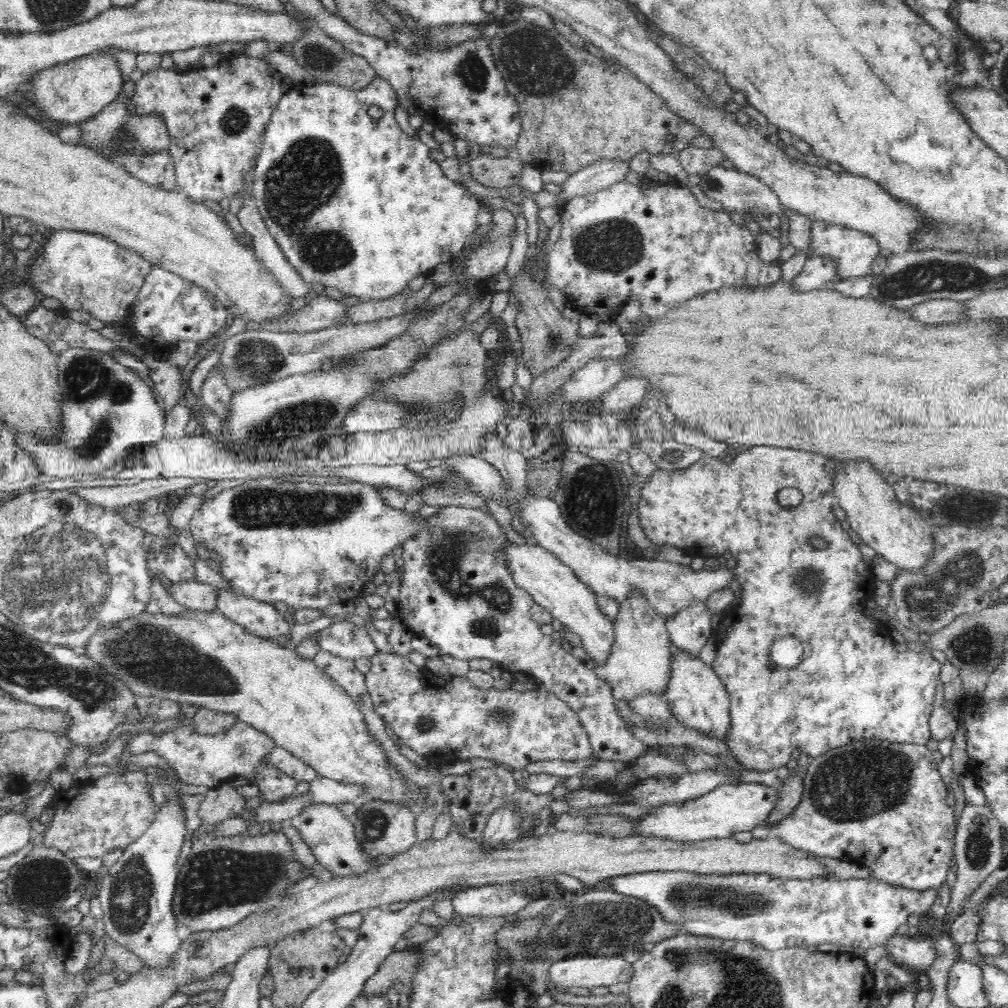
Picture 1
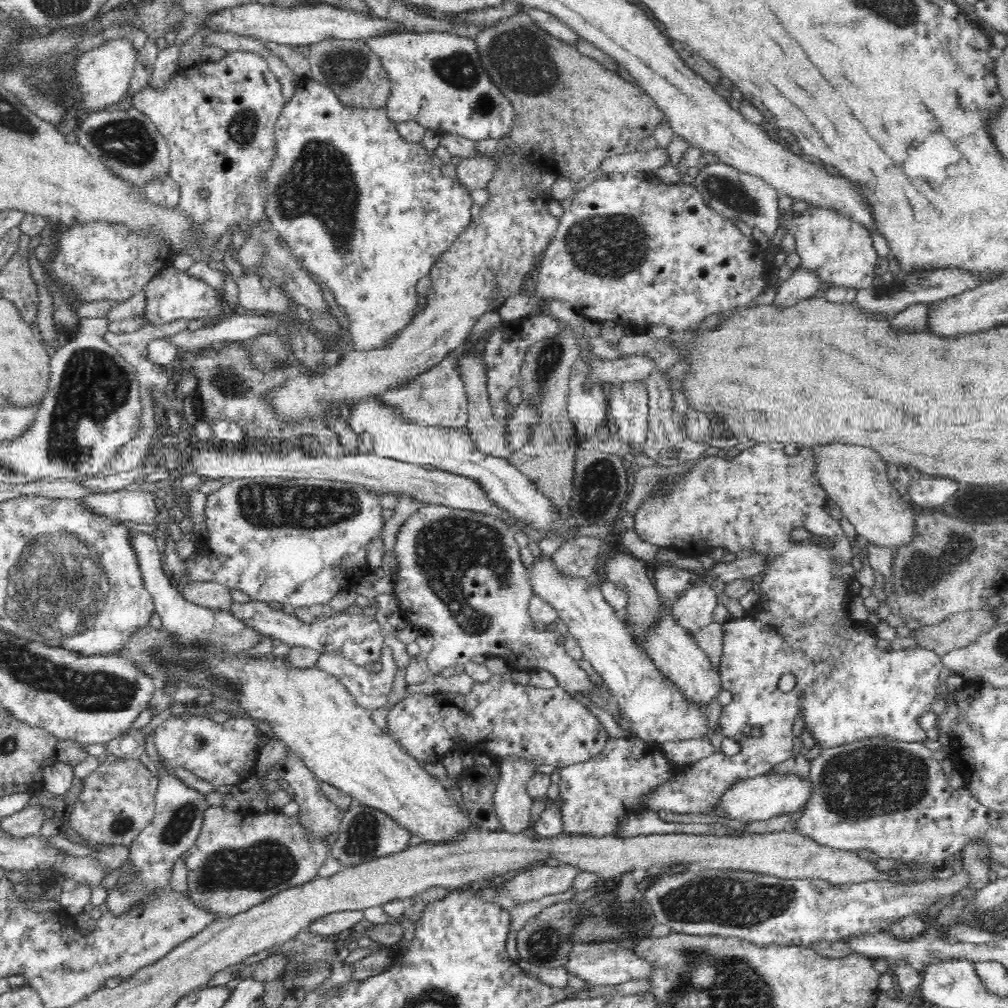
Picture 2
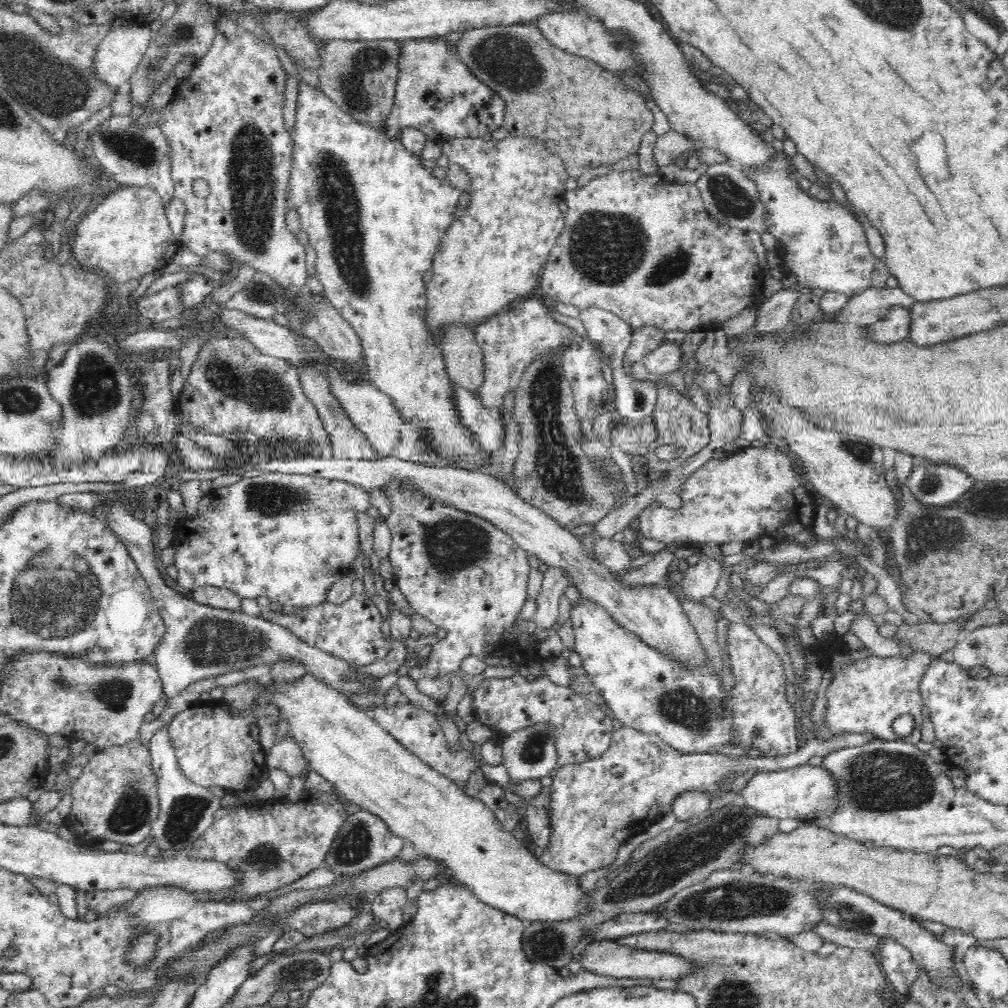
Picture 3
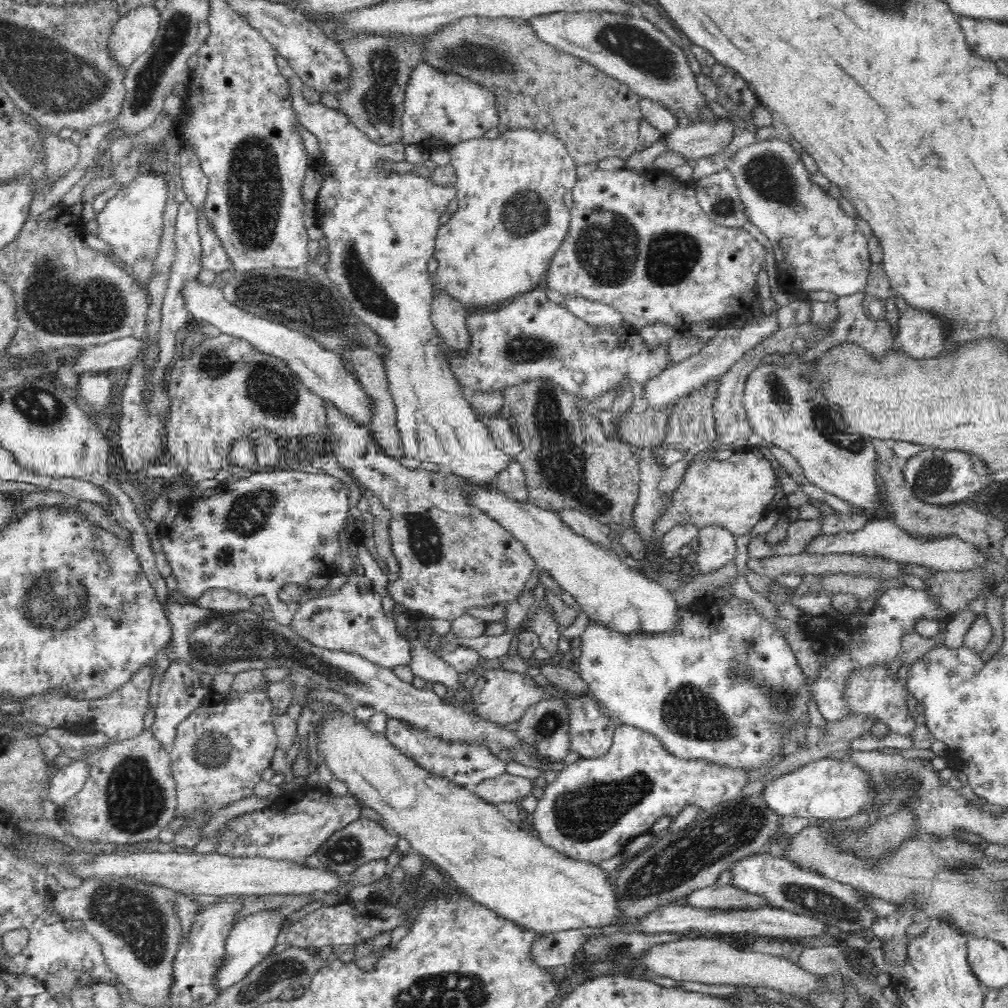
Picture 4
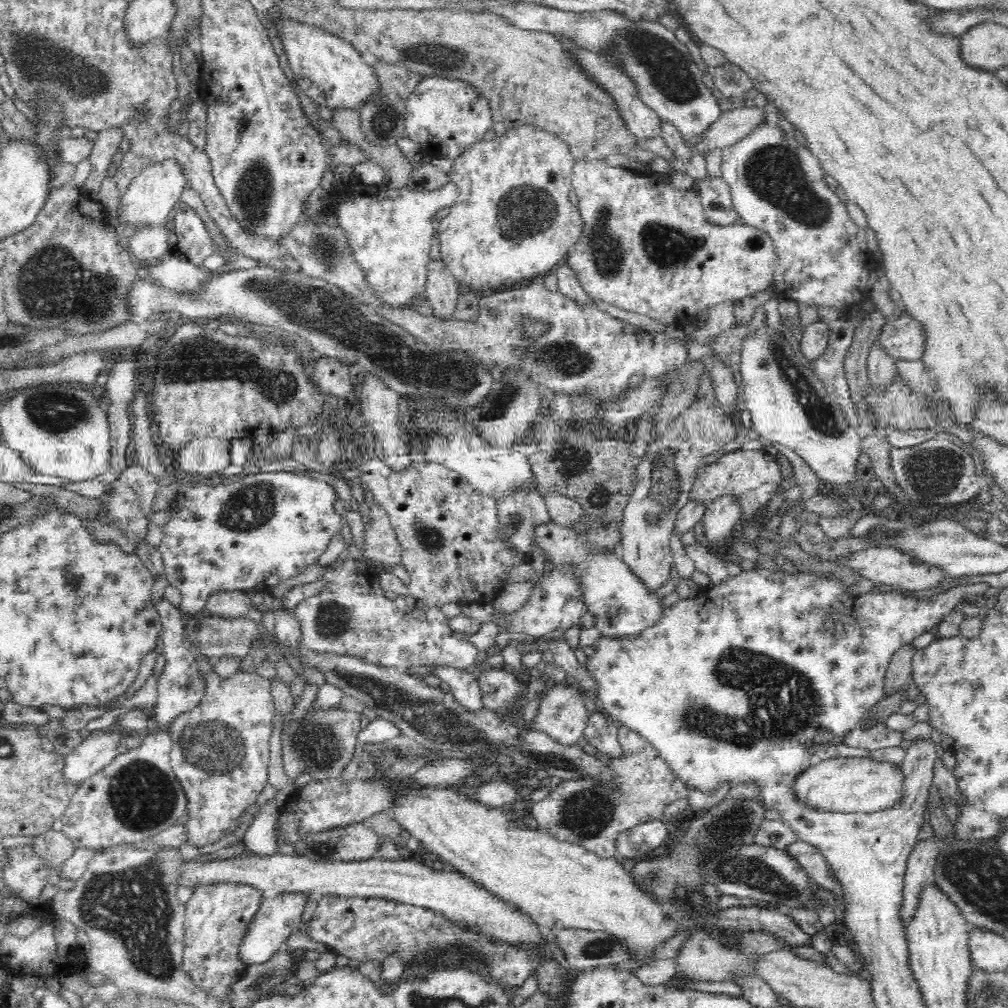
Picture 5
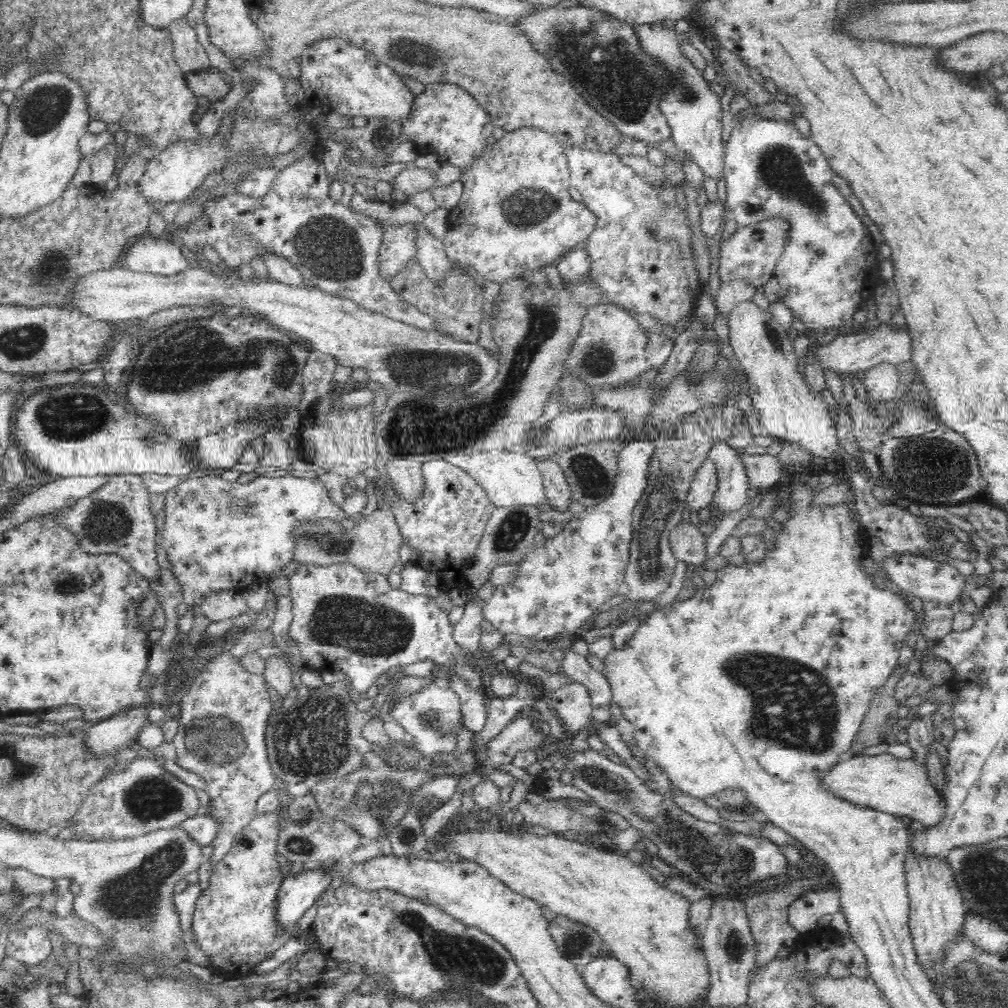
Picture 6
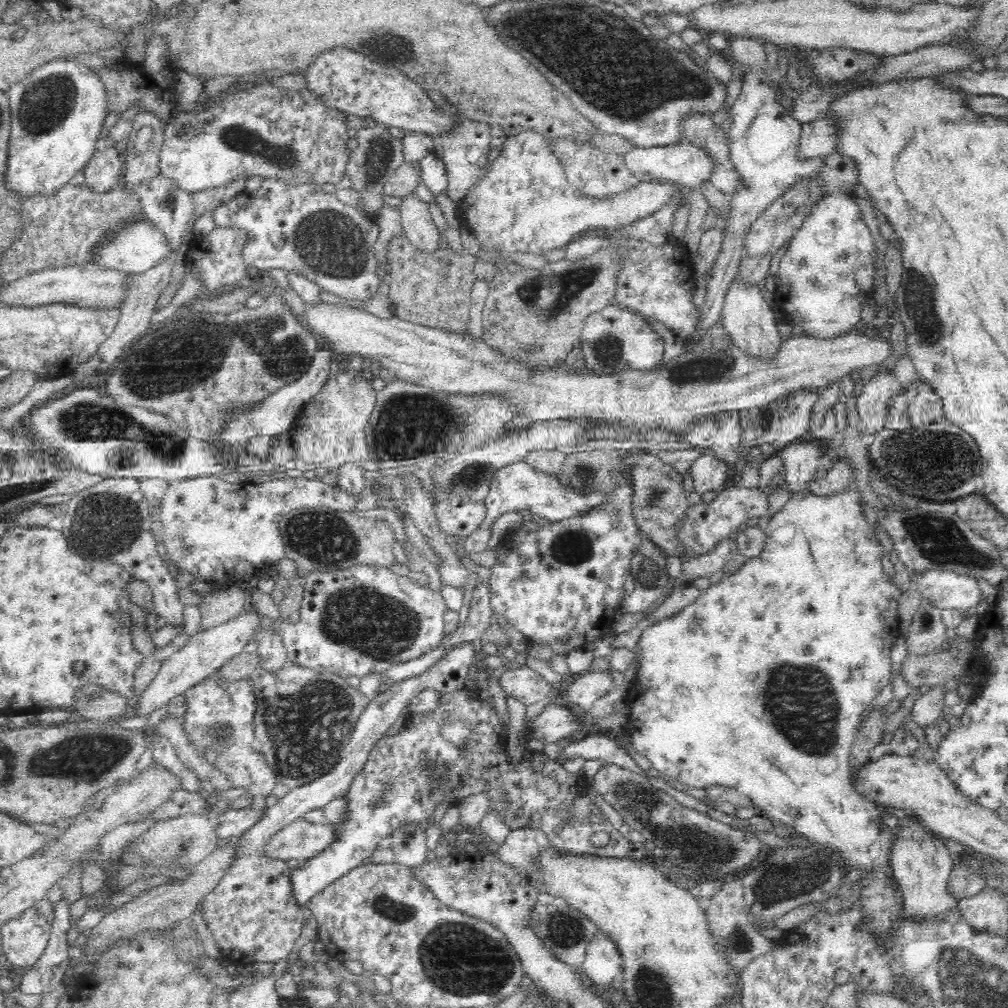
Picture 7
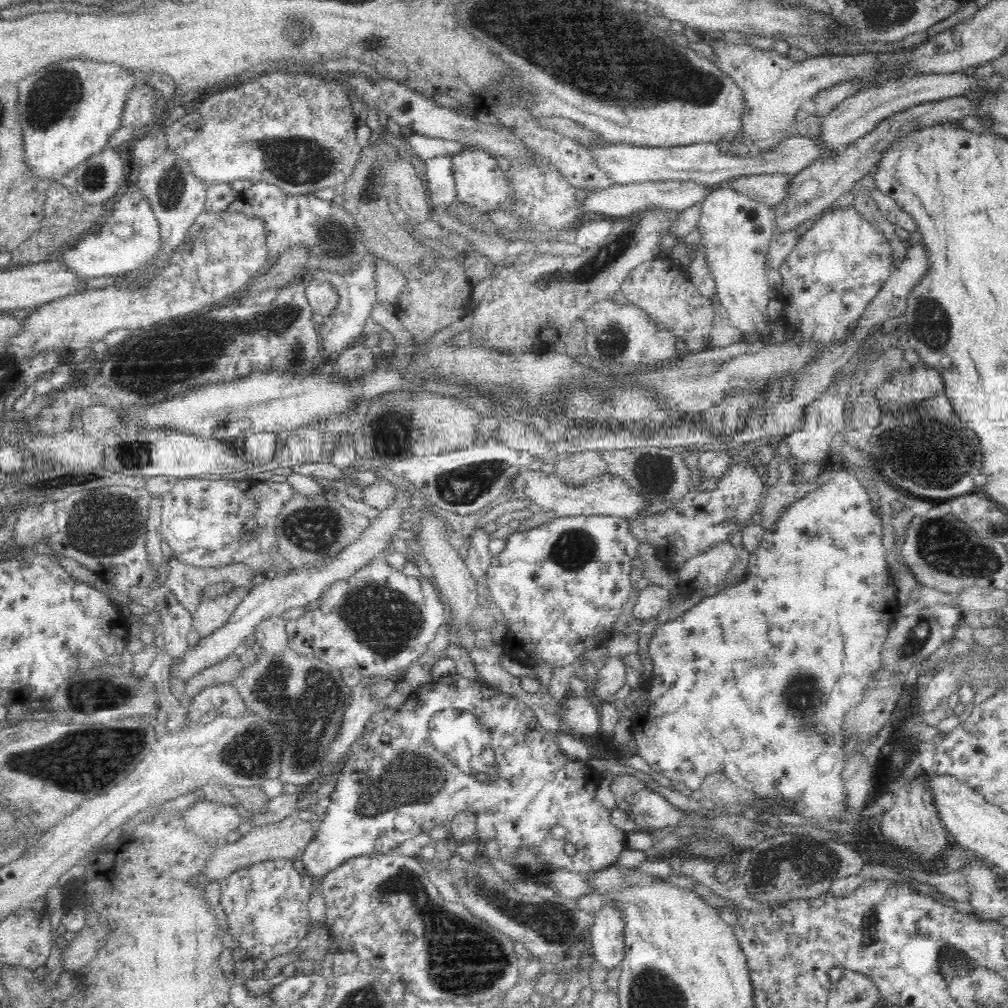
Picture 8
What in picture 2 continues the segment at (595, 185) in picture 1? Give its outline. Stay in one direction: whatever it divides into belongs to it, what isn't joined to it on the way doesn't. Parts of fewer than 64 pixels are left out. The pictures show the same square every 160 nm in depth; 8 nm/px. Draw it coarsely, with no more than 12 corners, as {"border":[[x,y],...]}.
{"border":[[666,148],[612,156],[603,174],[650,172],[670,164]]}

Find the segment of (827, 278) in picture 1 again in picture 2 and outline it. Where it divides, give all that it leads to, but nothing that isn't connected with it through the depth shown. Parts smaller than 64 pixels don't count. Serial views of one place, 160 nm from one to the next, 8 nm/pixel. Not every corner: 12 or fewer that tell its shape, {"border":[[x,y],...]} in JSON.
{"border":[[798,267],[778,284],[772,306],[784,311],[814,297],[821,283]]}

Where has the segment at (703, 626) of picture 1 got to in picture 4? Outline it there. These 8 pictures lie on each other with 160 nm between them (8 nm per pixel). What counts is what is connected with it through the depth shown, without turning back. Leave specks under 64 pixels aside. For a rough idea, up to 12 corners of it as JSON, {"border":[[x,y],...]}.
{"border":[[712,523],[699,528],[696,566],[708,574],[736,557],[736,536]]}

